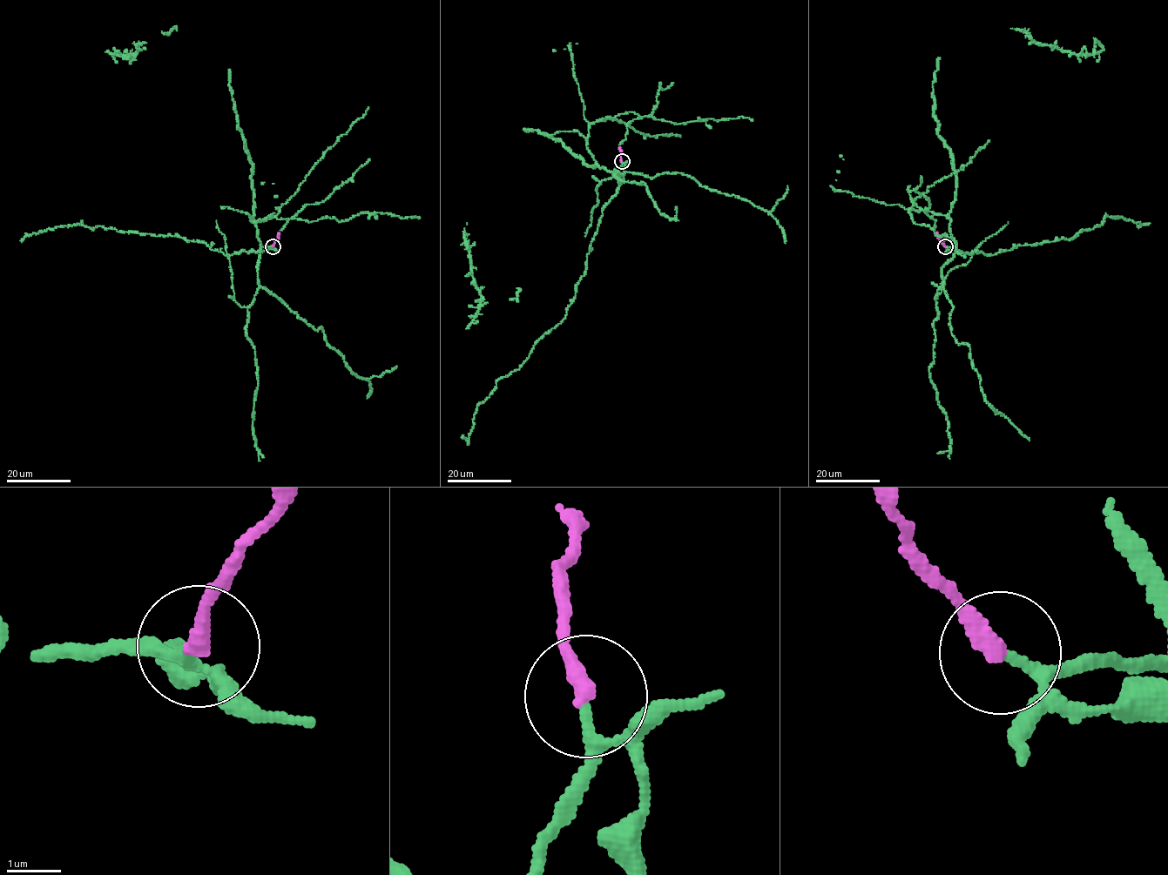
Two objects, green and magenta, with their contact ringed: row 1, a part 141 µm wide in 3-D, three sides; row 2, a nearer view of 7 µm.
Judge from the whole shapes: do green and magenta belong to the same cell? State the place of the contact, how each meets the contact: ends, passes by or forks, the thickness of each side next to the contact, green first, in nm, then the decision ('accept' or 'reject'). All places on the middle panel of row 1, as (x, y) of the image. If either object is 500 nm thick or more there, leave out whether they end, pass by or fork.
(622, 161) | green passes by | magenta ends | 160/360 nm | accept

